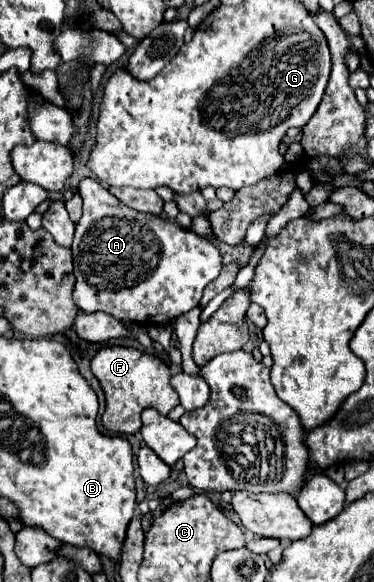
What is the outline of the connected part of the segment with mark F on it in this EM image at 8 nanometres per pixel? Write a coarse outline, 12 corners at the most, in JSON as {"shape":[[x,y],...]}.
{"shape":[[131,346],[101,348],[91,372],[103,426],[137,434],[141,412],[179,404],[169,366]]}

